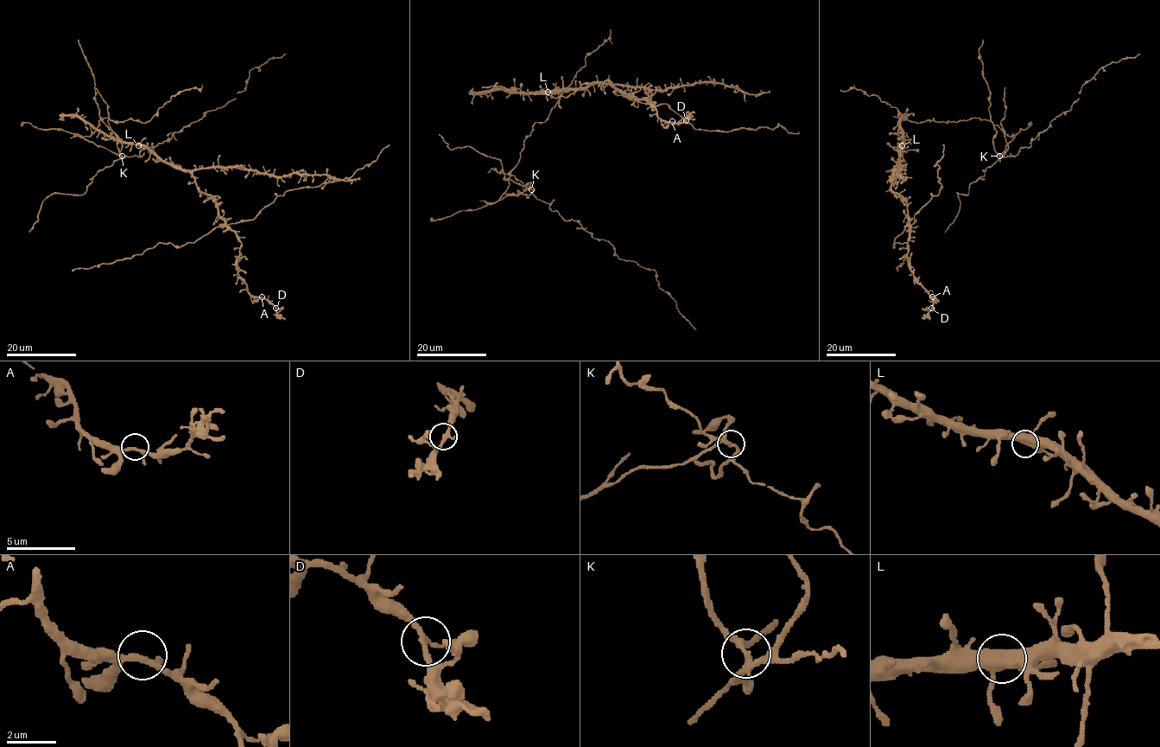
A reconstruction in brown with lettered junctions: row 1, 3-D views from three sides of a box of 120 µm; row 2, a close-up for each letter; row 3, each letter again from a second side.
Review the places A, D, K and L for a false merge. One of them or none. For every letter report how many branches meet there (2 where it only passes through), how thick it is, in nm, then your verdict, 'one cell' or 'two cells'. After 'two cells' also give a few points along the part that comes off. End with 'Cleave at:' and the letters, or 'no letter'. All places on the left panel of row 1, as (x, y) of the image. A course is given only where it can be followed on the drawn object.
A: 3 branches meet; 200 nm thick; one cell
D: 3 branches meet; 200 nm thick; one cell
K: 4 branches meet; 240 nm thick; two cells; foreign part runs (121, 156), (121, 140), (100, 119), (148, 122), (172, 96), (193, 87), (200, 89)
L: 4 branches meet; 440 nm thick; one cell
Cleave at: K

